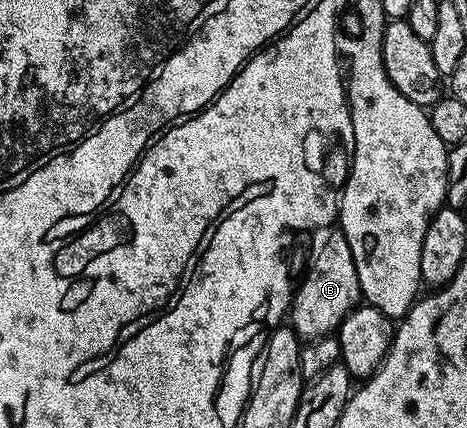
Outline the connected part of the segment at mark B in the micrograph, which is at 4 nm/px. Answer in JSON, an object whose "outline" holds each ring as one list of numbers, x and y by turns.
{"outline":[[319,225,313,228,310,239,310,255,305,268,306,280,295,286,288,308,288,323,298,334,299,340,309,341,325,335,333,335,348,313,359,306,362,299,360,281,356,273,356,261,352,261,352,249,344,237,341,226]]}

